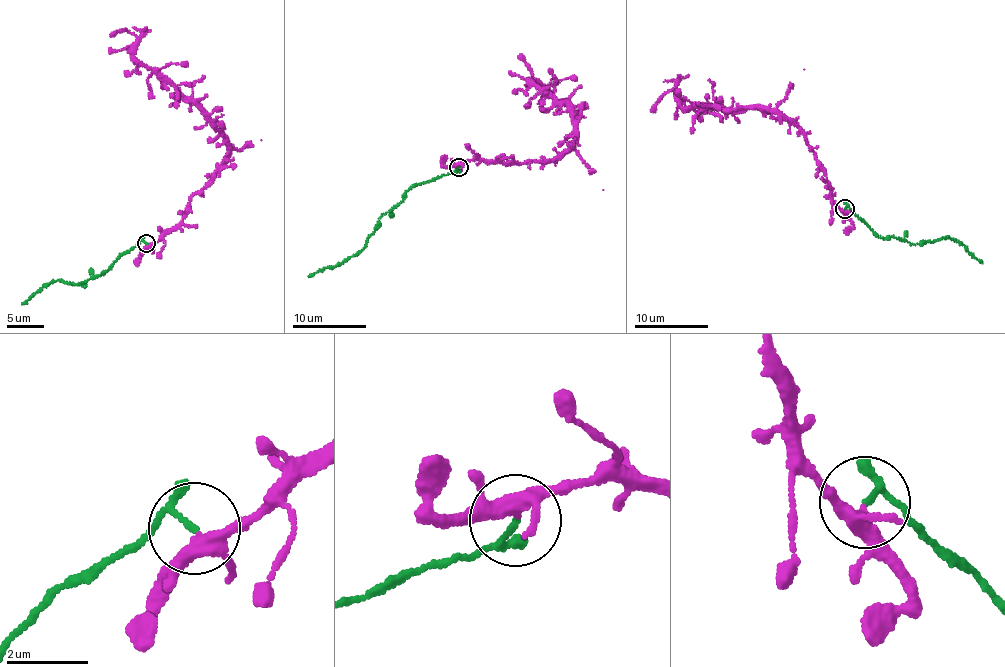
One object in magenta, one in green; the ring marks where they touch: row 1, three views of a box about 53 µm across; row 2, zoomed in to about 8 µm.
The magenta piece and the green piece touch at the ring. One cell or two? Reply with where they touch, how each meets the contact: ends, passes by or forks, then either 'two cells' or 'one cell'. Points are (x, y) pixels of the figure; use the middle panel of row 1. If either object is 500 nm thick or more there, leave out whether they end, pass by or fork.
place (458, 167); magenta forks; green passes by; two cells

